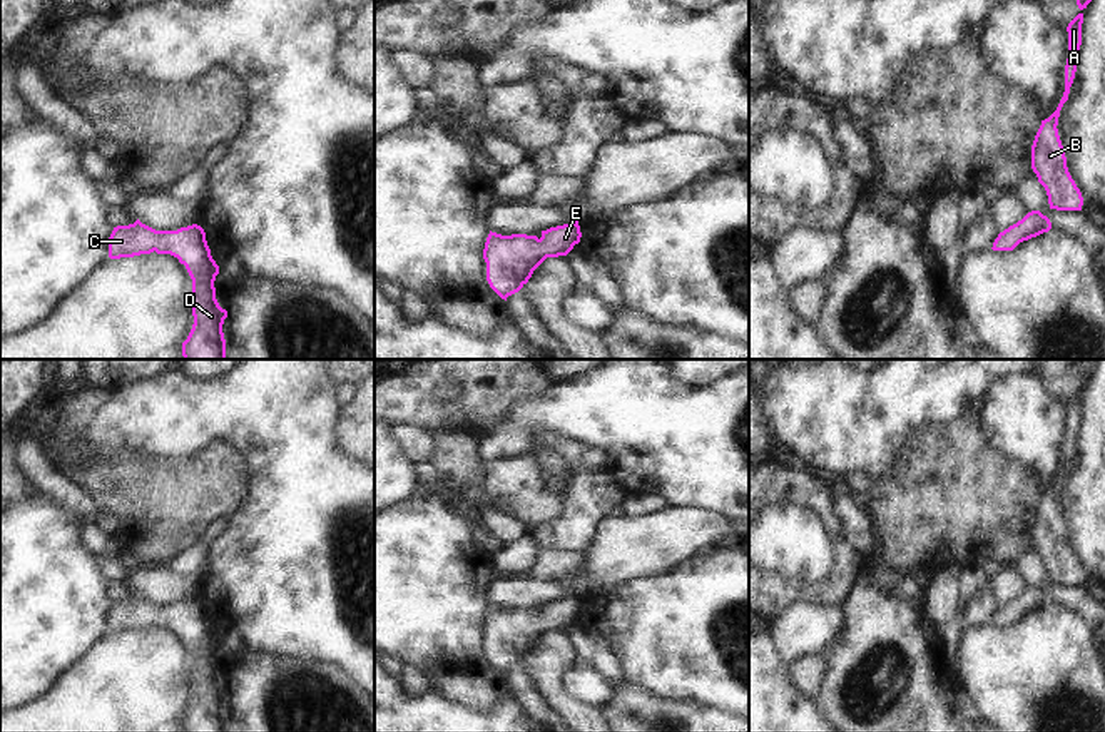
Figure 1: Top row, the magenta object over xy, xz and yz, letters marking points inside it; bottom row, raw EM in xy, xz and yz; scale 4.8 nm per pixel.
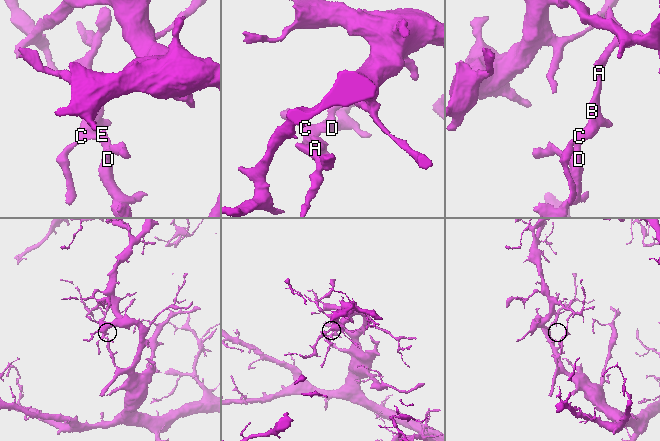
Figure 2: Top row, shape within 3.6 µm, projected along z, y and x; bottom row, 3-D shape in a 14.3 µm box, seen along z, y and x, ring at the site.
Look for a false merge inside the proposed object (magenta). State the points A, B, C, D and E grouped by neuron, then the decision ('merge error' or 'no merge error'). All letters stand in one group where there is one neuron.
groups A B C D E; no merge error

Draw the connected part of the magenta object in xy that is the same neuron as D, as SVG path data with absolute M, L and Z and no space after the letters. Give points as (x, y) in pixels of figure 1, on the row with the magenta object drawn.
M137 219L134 224L114 227L109 237L110 259L154 251L177 257L192 279L194 324L182 343L184 359L226 359L222 324L227 311L216 299L219 266L211 256L204 229L192 224L177 231L155 231Z

